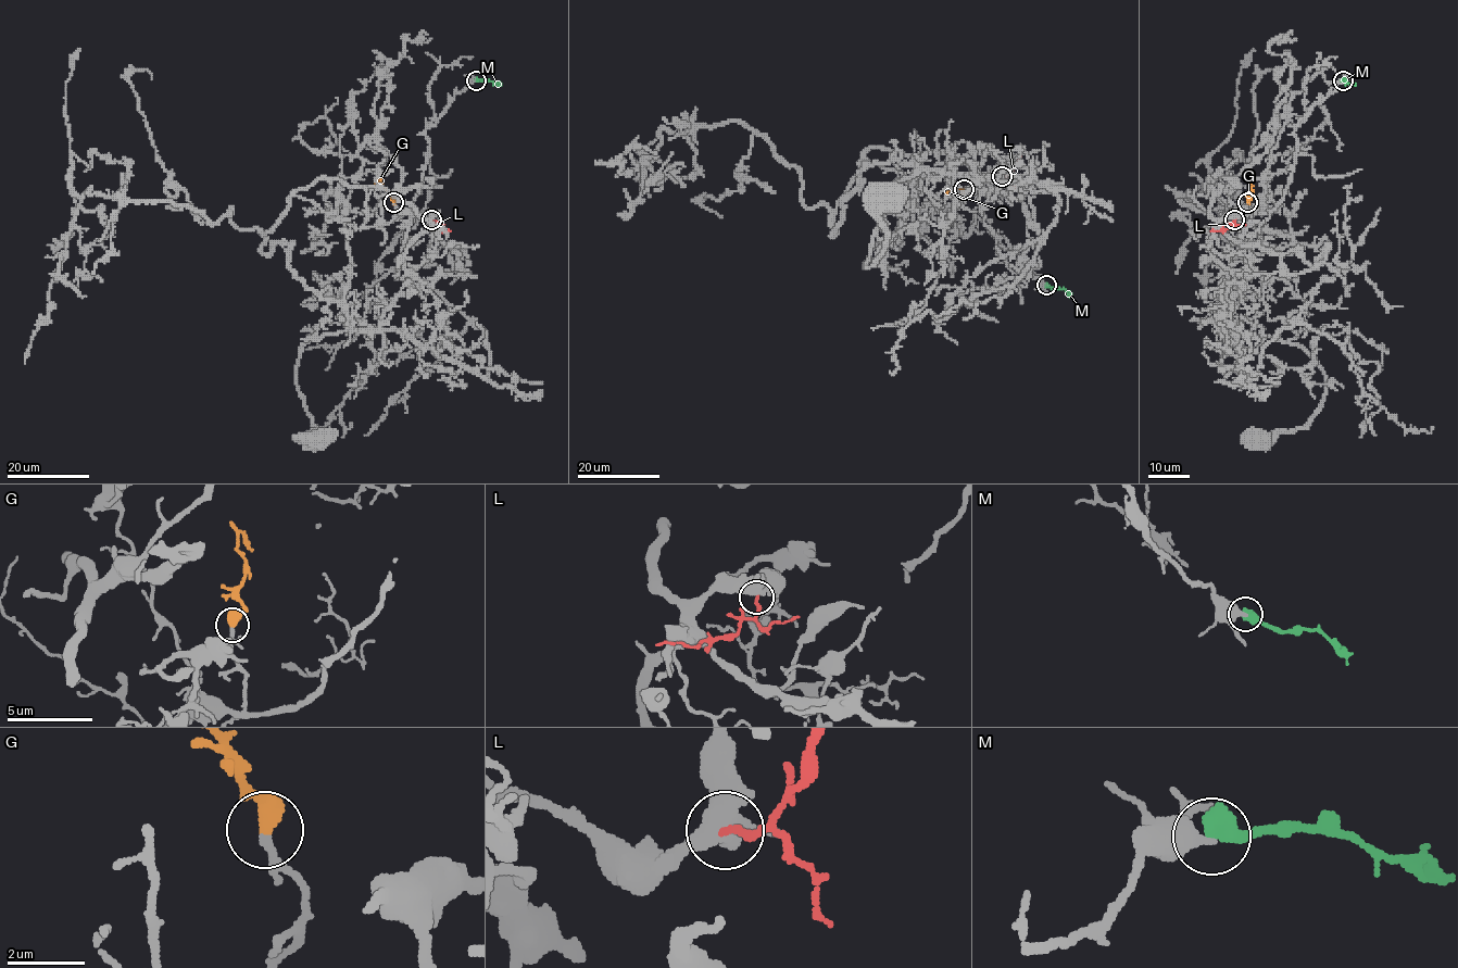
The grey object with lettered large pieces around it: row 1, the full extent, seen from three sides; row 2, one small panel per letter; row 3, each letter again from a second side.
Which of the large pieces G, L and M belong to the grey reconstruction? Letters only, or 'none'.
G

